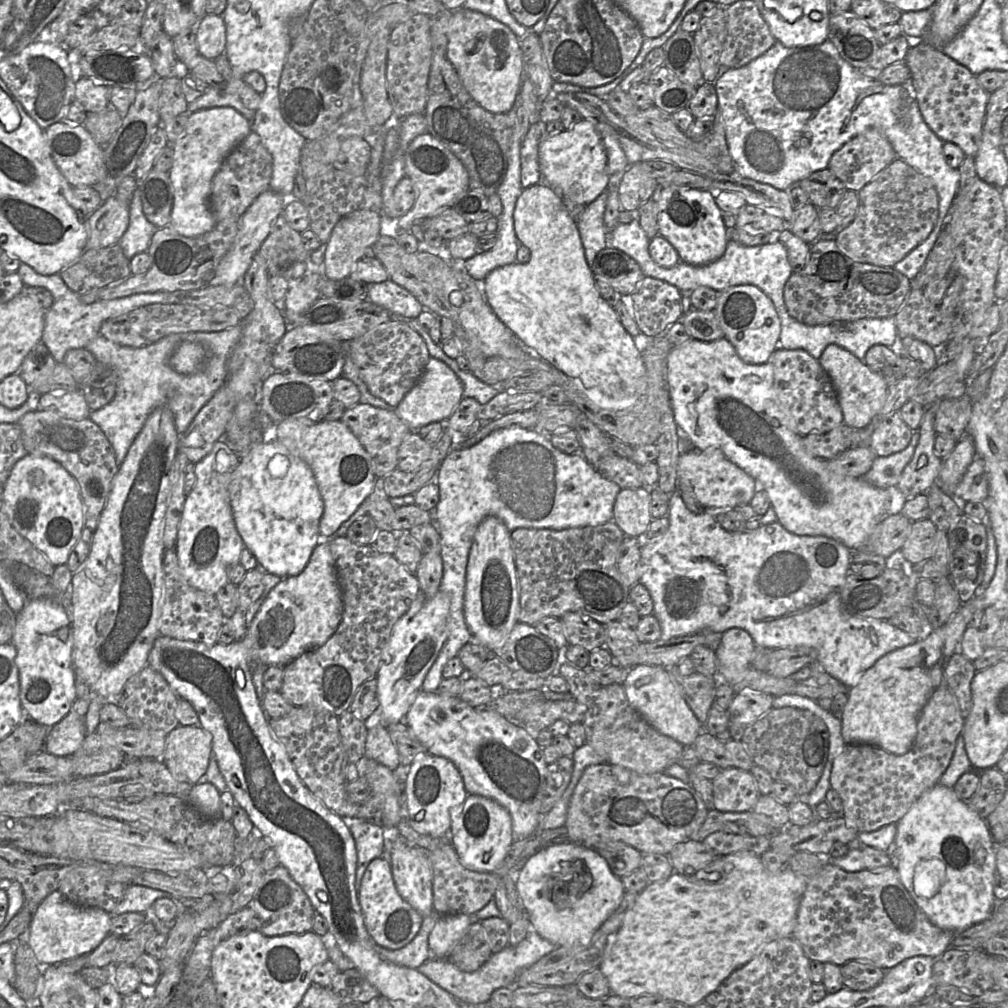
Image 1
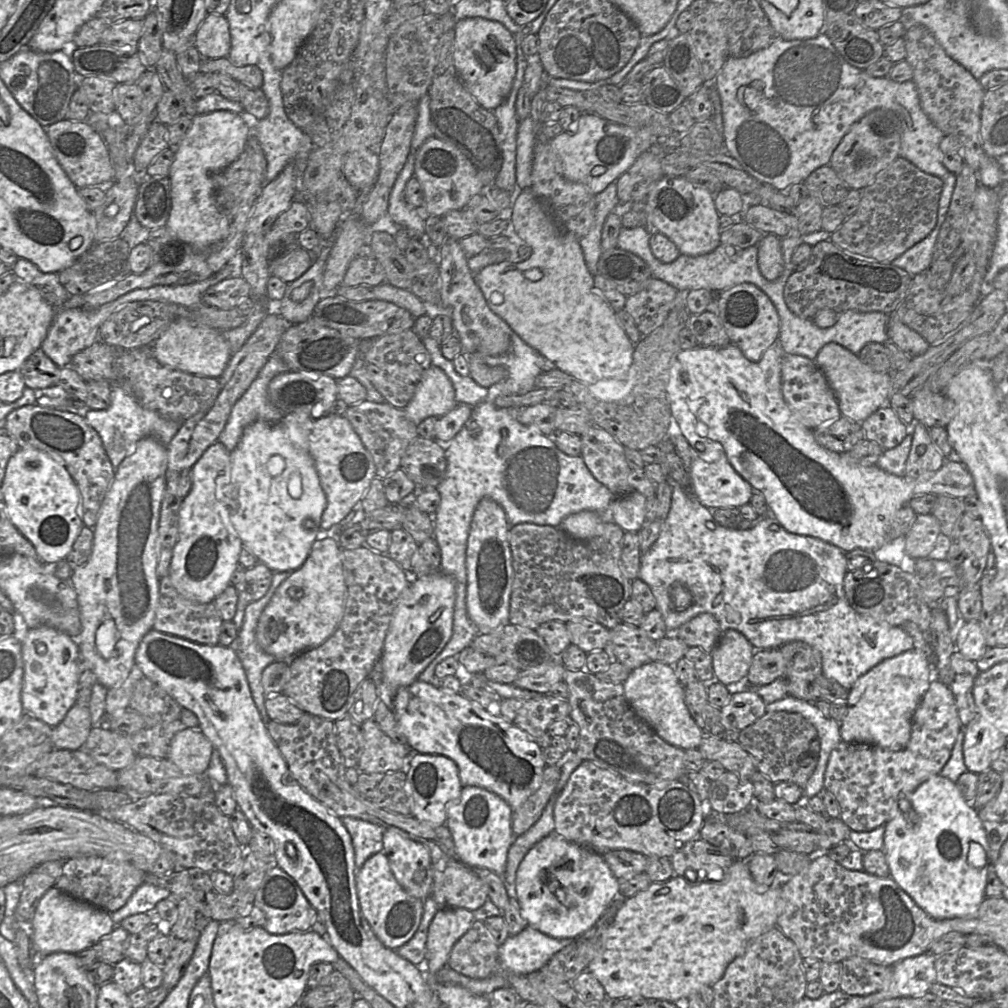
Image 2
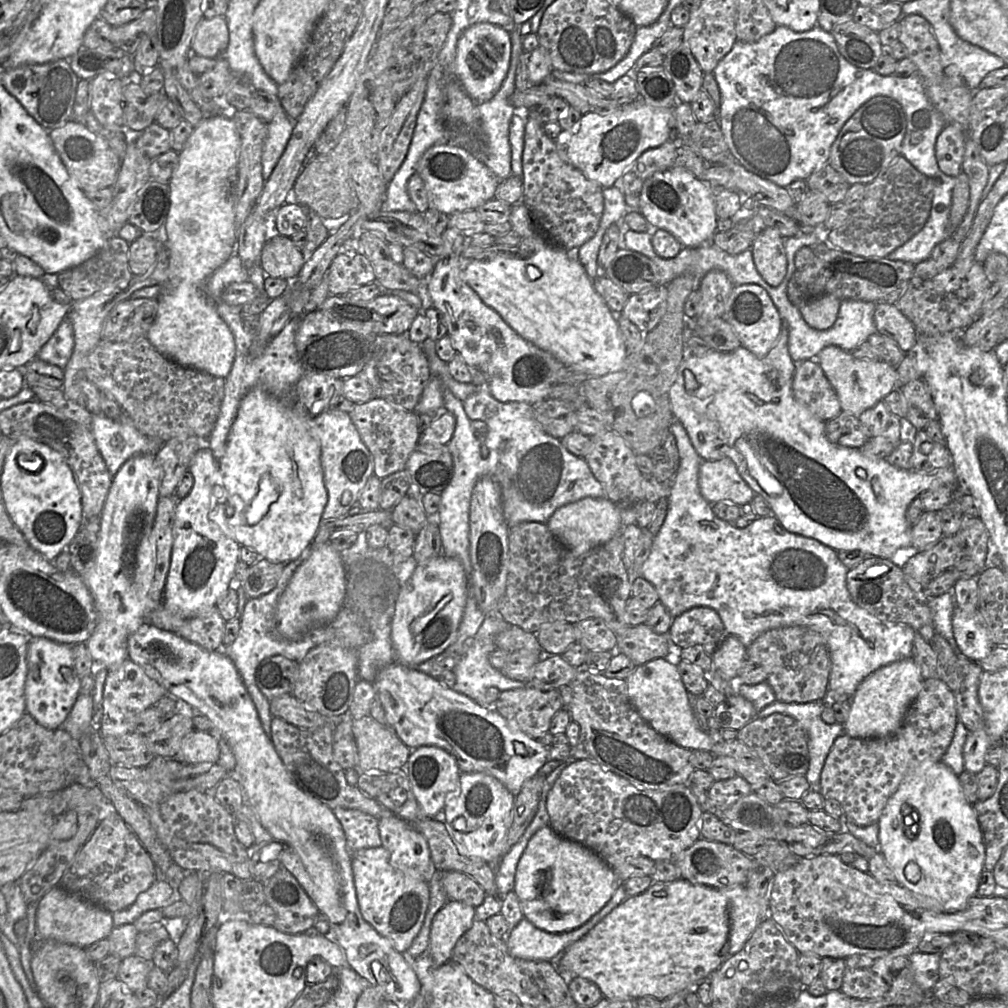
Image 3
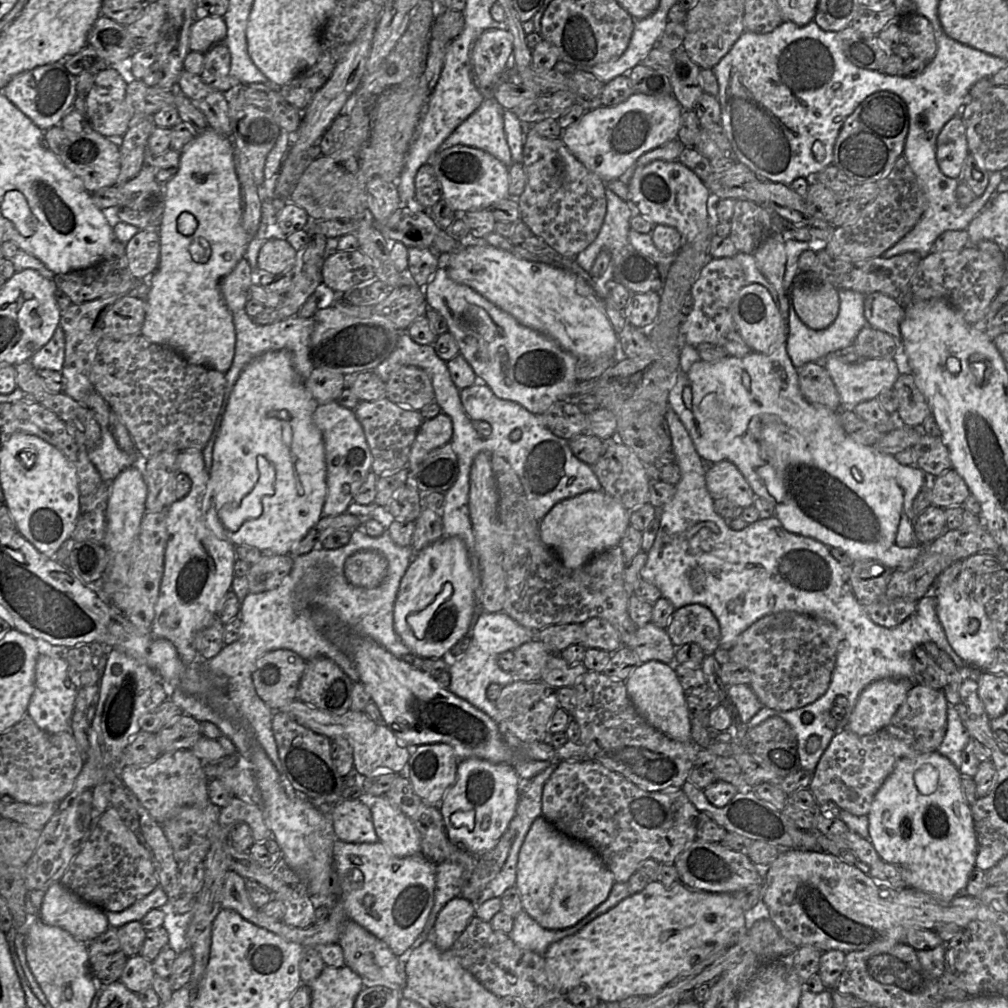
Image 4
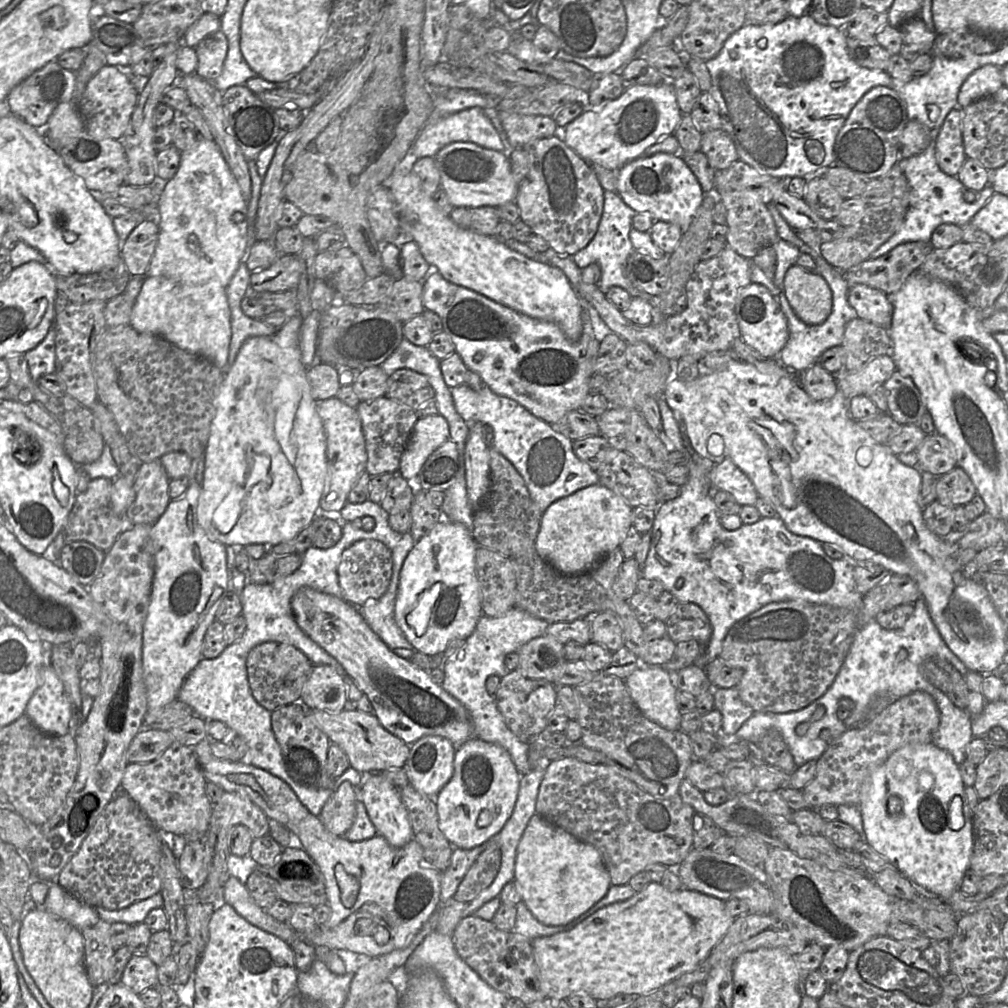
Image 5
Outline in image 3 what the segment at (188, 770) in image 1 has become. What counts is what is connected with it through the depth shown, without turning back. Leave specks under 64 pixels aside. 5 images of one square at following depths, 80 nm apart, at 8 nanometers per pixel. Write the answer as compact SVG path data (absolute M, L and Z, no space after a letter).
M194 729L182 740L177 758L186 764L213 764L217 763L219 755L217 738L209 732Z

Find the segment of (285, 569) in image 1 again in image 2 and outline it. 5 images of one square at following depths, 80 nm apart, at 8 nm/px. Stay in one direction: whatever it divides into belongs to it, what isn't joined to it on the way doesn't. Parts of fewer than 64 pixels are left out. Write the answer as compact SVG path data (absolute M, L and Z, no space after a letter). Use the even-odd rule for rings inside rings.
M255 421L244 429L238 445L230 452L230 462L229 484L223 487L220 475L215 482L215 512L218 515L228 513L231 527L258 562L273 572L297 570L306 561L314 541L324 532L320 524L327 498L313 458L307 450L289 439L287 428L281 421ZM293 473L299 474L301 480L302 494L299 498L292 497L288 491ZM306 519L314 521L314 528L304 527Z

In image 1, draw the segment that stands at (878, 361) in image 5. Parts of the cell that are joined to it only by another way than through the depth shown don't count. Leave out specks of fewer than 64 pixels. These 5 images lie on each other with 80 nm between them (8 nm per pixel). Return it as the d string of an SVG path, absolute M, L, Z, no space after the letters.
M835 344L828 345L818 361L835 387L844 423L853 429L866 427L885 404L888 393L886 381L864 361Z

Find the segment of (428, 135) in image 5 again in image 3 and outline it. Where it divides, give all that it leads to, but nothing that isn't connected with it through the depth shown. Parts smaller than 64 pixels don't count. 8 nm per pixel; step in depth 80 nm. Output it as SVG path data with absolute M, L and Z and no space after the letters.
M520 26L515 27L510 33L511 36L511 60L510 66L505 80L503 81L499 91L489 101L478 104L478 111L480 114L482 127L488 136L489 140L489 157L486 161L486 166L497 176L500 180L507 179L512 175L511 168L511 145L509 140L509 128L512 116L514 114L514 107L511 103L511 97L515 91L515 78L517 66L519 64L520 57L523 53L522 39L523 36L520 33Z

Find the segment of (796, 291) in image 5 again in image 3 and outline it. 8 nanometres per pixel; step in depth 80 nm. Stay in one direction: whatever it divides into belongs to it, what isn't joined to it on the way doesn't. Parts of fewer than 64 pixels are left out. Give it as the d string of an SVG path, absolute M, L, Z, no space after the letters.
M822 295L798 306L806 323L816 330L831 328L839 313L841 300L832 295Z

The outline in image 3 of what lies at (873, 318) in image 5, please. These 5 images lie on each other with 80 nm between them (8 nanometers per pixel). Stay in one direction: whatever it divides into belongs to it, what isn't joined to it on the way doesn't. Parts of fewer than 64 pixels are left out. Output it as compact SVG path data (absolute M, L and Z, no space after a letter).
M876 304L874 321L877 332L894 340L905 353L910 352L916 345L919 335L912 322L896 304Z

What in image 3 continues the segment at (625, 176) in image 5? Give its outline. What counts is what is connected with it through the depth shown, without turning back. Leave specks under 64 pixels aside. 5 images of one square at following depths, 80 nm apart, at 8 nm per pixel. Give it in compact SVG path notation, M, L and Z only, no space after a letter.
M671 167L648 178L640 197L640 213L649 224L671 233L683 247L697 248L712 242L717 232L715 196L692 173Z

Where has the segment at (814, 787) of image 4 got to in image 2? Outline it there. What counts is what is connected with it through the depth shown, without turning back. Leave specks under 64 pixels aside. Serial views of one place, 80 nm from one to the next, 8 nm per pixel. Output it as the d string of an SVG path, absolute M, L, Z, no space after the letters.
M933 680L914 711L911 736L907 746L893 751L874 744L841 743L831 752L824 774L824 791L831 792L841 807L841 820L853 831L869 832L885 825L896 813L900 799L912 793L931 776L940 774L951 756L953 746L962 724L958 715L955 697L949 686Z

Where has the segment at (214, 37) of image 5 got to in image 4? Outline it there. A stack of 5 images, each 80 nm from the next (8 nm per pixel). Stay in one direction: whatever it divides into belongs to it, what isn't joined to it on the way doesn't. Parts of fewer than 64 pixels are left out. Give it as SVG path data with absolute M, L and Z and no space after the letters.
M224 42L215 44L204 53L200 77L207 85L223 93L243 85L230 74L230 53Z

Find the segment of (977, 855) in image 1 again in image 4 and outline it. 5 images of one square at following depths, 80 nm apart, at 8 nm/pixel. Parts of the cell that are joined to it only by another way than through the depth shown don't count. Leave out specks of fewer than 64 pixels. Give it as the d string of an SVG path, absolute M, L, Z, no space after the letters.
M938 751L901 759L877 791L867 815L870 842L879 857L898 869L908 888L943 901L951 901L964 891L977 856L973 816L961 777L959 769Z

